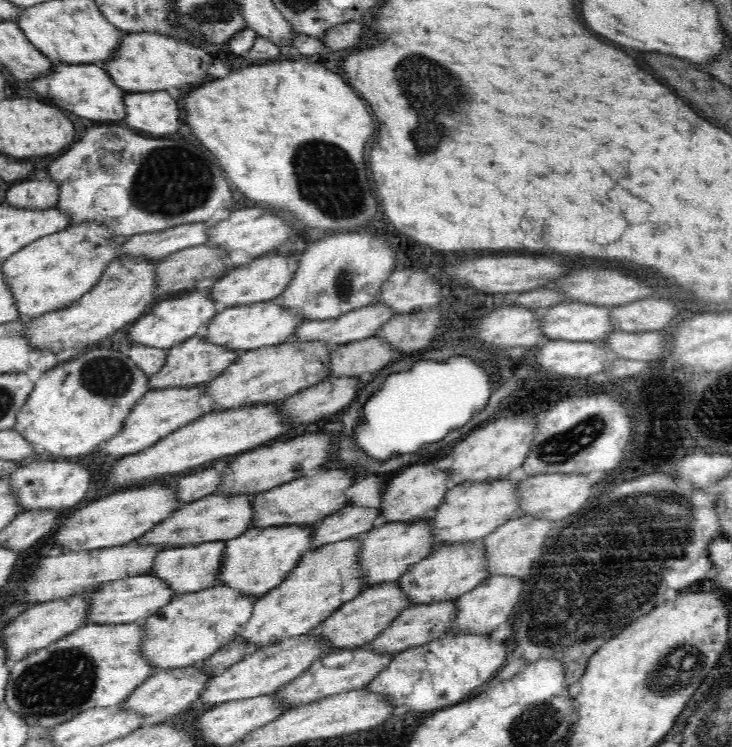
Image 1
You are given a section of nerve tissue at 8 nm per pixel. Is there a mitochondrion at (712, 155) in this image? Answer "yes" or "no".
no

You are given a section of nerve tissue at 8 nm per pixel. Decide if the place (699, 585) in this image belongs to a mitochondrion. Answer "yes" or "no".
no

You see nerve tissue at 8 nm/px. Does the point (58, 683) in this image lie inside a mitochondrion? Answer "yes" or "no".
yes

